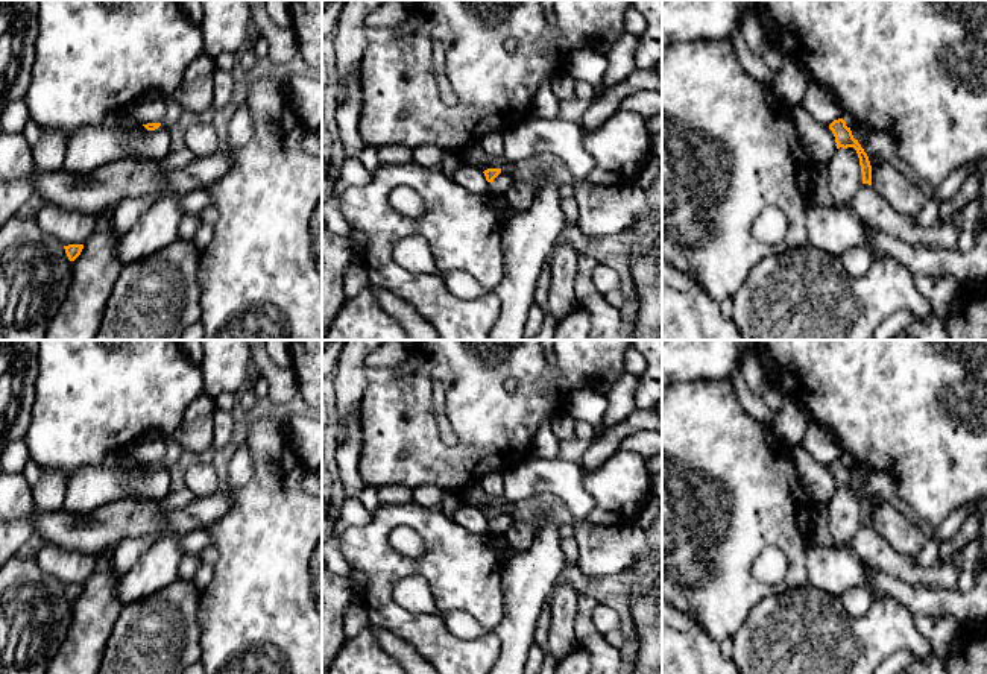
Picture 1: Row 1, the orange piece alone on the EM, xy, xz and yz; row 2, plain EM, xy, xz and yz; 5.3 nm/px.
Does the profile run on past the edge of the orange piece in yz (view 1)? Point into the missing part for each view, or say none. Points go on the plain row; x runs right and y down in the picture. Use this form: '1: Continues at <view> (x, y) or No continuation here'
1: No continuation here

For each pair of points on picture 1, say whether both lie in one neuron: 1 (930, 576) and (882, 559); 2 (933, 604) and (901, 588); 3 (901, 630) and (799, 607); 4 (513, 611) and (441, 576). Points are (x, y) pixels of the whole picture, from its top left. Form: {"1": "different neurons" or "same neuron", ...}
{"1": "same neuron", "2": "same neuron", "3": "same neuron", "4": "different neurons"}

